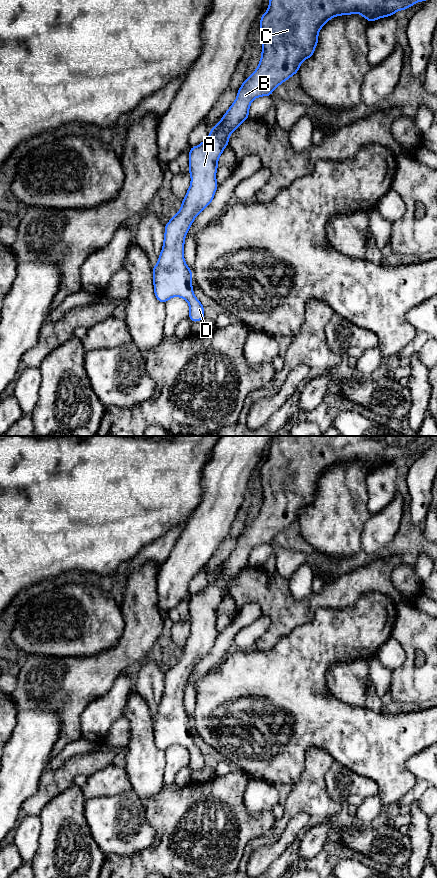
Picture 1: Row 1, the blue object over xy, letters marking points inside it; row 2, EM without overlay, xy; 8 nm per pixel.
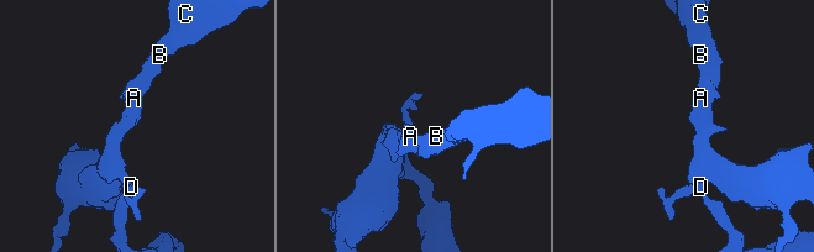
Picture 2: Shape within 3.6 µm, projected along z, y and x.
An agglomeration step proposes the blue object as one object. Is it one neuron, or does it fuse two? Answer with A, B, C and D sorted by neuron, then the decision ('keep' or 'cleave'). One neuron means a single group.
A B C D; keep

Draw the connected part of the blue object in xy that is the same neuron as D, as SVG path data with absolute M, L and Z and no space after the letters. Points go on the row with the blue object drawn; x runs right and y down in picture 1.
M270 0L268 10L261 16L260 31L262 55L254 73L241 85L237 98L223 115L221 121L212 127L209 136L189 152L189 173L191 184L182 201L178 213L165 225L163 248L158 263L153 267L155 297L165 303L174 296L188 301L189 318L193 322L205 318L204 307L194 296L192 271L184 260L184 241L196 216L213 200L218 187L216 170L218 158L228 143L231 133L248 119L251 102L260 96L270 96L273 90L298 72L301 63L313 56L318 43L318 32L332 17L359 13L369 23L382 17L394 15L398 10L405 10L419 1L427 0Z

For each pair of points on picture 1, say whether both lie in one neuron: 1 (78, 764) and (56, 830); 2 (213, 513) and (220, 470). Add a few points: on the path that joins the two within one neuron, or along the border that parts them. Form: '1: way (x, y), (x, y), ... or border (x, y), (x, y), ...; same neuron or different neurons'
1: border (72, 784), (51, 799); different neurons
2: way (220, 502), (220, 481); same neuron

